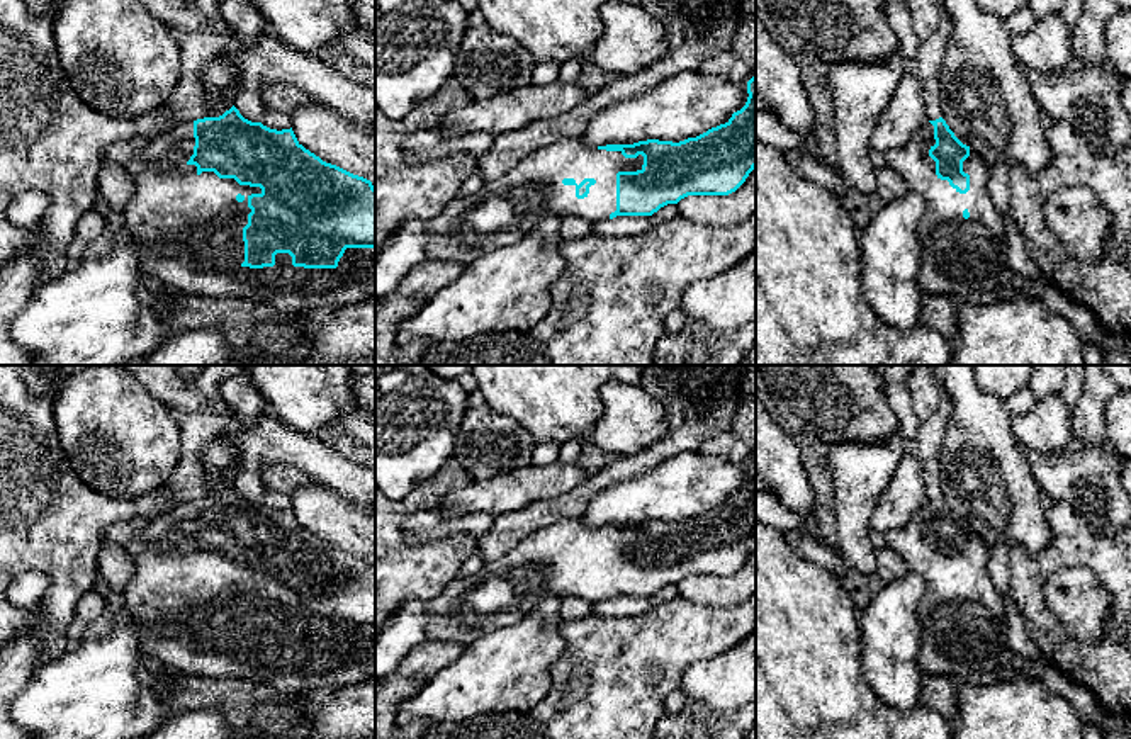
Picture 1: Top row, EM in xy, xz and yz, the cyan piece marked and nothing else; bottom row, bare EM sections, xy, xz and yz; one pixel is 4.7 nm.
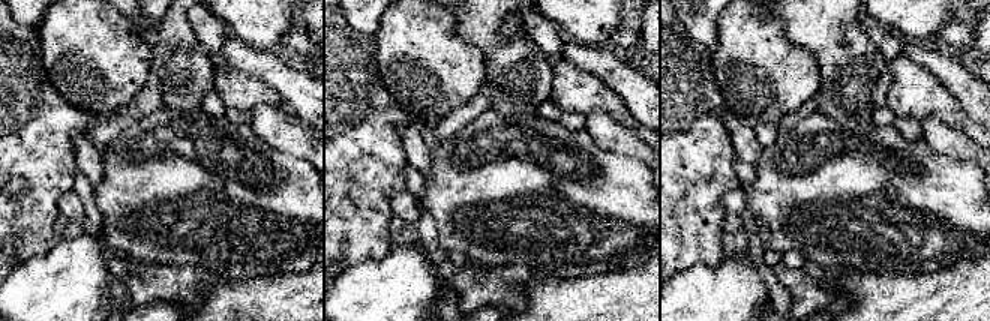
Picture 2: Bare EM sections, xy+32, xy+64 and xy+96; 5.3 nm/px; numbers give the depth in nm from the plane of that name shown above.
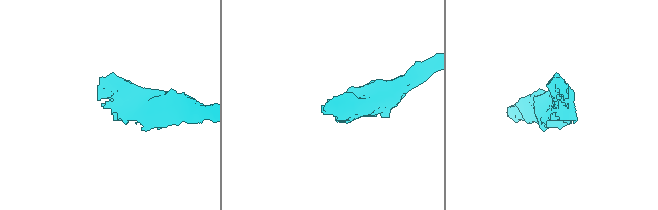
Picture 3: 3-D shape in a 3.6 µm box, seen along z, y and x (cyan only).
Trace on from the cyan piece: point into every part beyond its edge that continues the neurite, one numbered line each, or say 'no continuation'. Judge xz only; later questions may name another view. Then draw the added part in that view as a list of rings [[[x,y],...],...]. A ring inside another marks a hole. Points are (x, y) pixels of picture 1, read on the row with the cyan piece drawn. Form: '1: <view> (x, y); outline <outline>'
1: xz (503, 209); outline [[[564,138],[555,144],[538,148],[523,156],[503,177],[486,182],[477,192],[450,200],[433,219],[425,221],[426,260],[447,260],[464,267],[498,246],[515,243],[521,234],[538,226],[545,216],[559,219],[576,216],[593,224],[608,221],[616,211],[616,173],[642,170],[644,156],[625,158],[622,151],[586,146],[579,138]],[[584,178],[594,178],[584,199],[576,197],[576,187]]]

